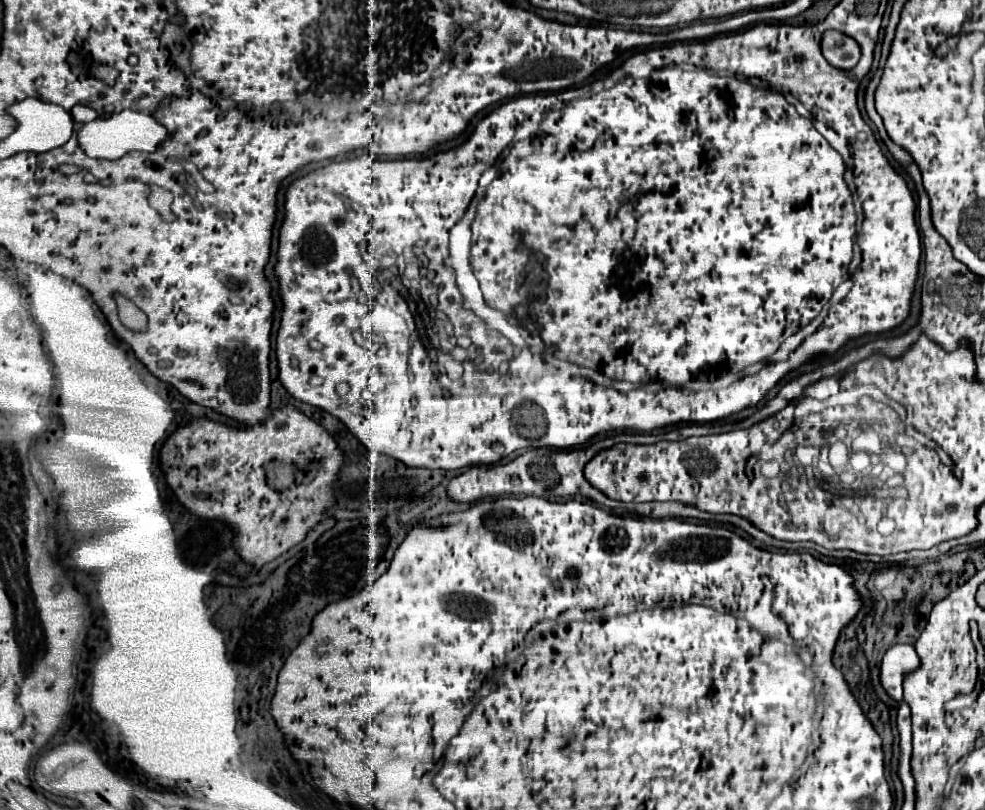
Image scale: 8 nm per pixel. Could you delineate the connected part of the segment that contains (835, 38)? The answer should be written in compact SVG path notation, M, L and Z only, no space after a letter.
M833 29L823 33L821 51L823 51L823 57L833 67L843 67L843 69L855 67L855 63L861 57L859 43L855 43L855 39L851 39L849 35L845 35L841 31L833 31Z

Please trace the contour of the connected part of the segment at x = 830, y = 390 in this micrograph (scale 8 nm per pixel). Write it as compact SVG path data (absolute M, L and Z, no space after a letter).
M837 377L821 379L819 383L815 383L815 385L811 385L807 389L807 395L811 395L813 399L827 399L827 397L831 397L831 395L835 395L835 393L841 391L841 385L839 383L841 383L841 379L837 379Z

